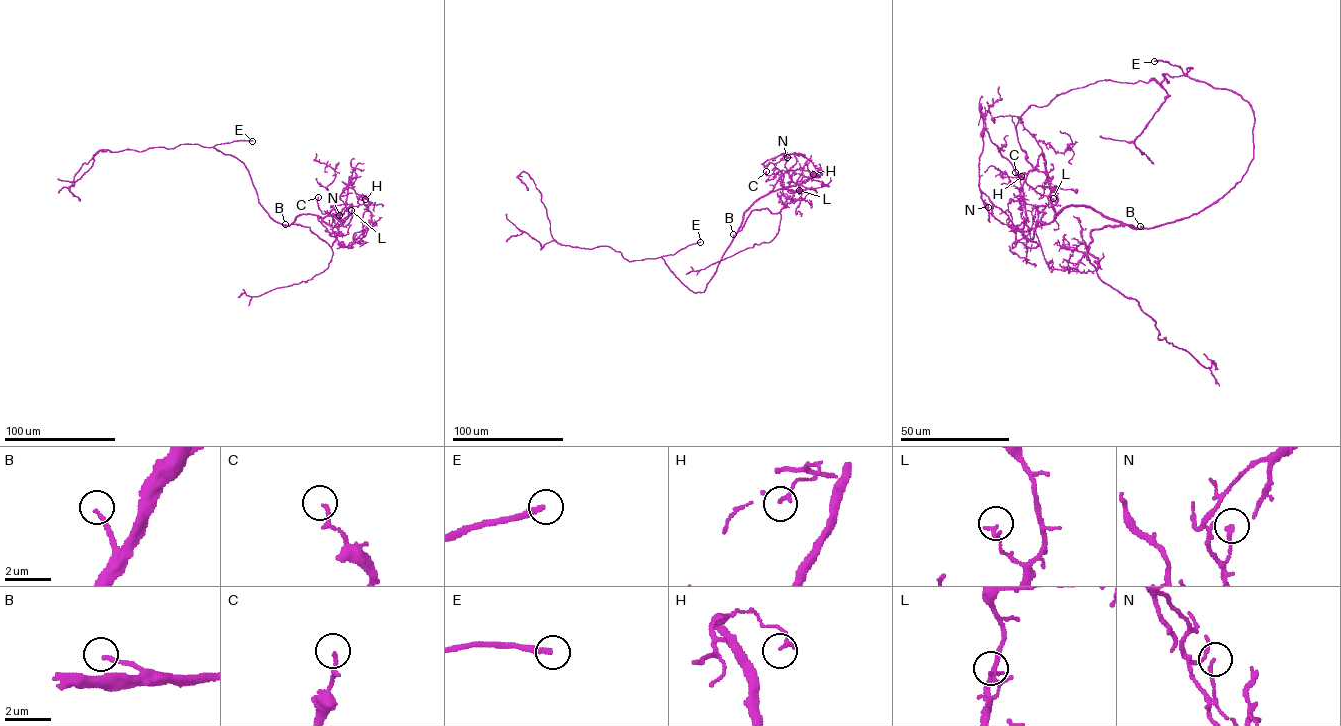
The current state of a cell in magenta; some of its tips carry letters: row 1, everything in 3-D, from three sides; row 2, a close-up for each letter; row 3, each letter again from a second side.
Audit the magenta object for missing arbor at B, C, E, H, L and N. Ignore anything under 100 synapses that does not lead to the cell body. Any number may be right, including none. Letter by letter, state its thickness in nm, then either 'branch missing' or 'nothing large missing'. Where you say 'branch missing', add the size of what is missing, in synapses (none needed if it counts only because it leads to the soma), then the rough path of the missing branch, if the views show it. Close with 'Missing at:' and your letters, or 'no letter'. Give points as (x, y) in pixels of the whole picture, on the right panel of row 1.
B: 170 nm | branch missing | (1140, 226), (1108, 243), (1034, 254), (1020, 266), (1006, 301), (992, 309), (991, 305)
C: 140 nm | nothing large missing
E: 240 nm | branch missing | 250 syn | (1154, 61), (1148, 60), (1151, 67), (1167, 70), (1163, 79), (1127, 103), (1114, 123), (1084, 114)
H: 150 nm | nothing large missing
L: 110 nm | nothing large missing
N: 140 nm | nothing large missing
Missing at: B, E

